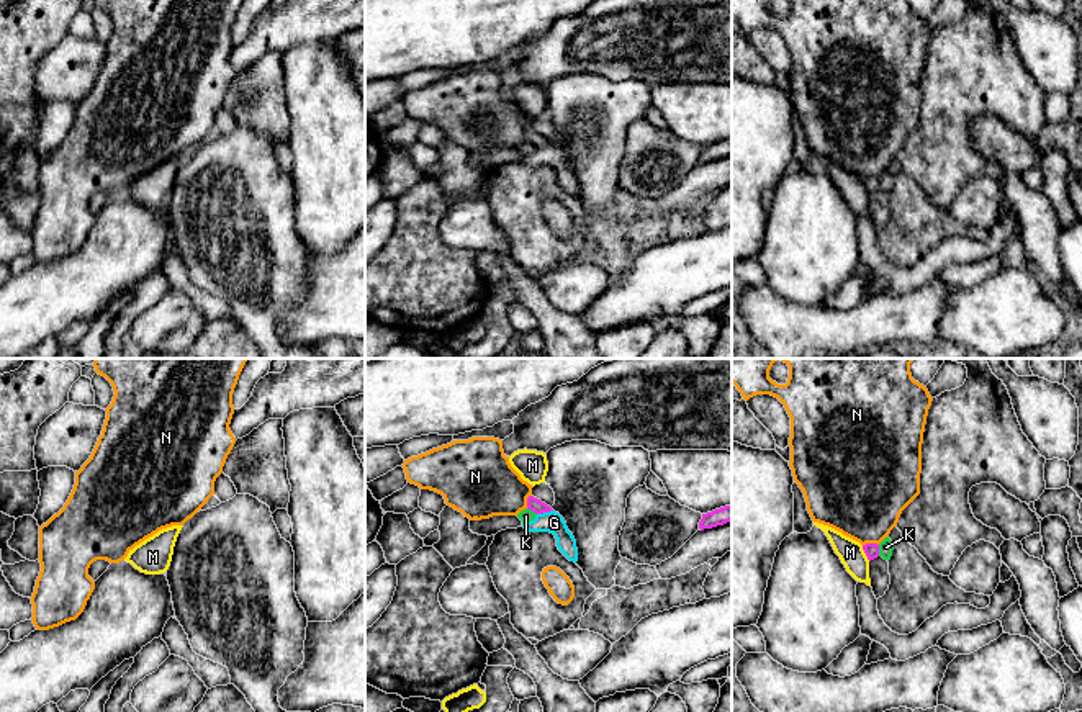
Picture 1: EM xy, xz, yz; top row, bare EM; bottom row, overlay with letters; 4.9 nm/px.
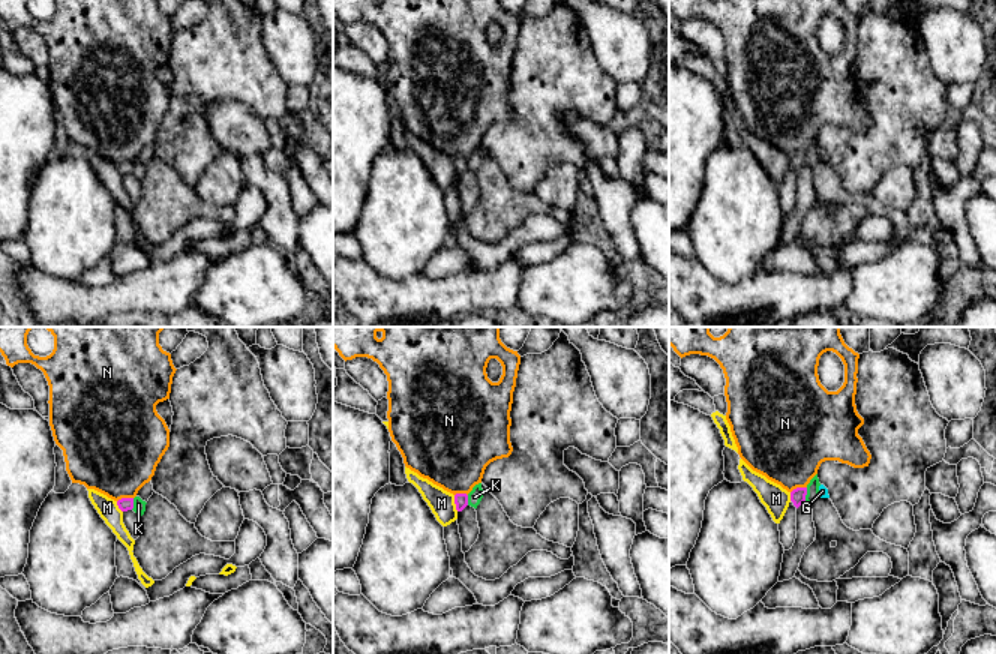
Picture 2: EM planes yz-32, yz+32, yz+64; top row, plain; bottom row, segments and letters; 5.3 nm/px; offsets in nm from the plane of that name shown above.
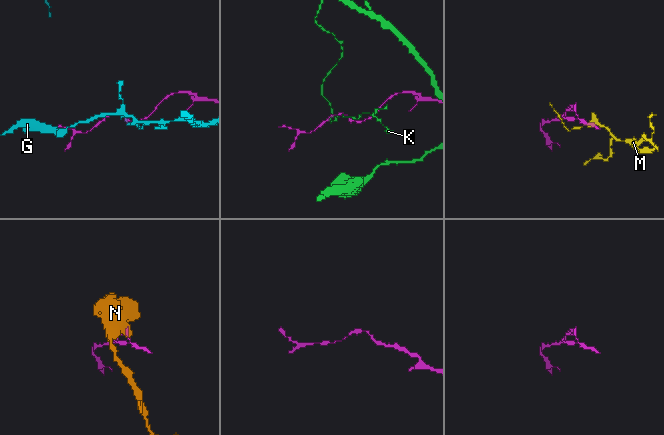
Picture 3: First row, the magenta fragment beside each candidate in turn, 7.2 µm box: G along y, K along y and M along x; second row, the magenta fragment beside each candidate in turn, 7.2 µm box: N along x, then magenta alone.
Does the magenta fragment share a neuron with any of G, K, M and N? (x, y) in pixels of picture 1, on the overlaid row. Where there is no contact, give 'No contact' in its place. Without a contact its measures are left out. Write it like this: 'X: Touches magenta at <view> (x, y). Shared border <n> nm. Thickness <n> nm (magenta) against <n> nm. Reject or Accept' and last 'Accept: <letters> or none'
G: Touches magenta at xz (544, 511). Shared border 80 nm. Thickness 70 nm (magenta) against 100 nm. Reject
K: Touches magenta at yz (878, 550). Shared border 60 nm. Thickness 70 nm (magenta) against 70 nm. Reject
M: Touches magenta at yz (865, 552). Shared border 90 nm. Thickness 70 nm (magenta) against 120 nm. Reject
N: Touches magenta at yz (870, 544). Shared border 80 nm. Thickness 70 nm (magenta) against 420 nm. Reject
Accept: none

